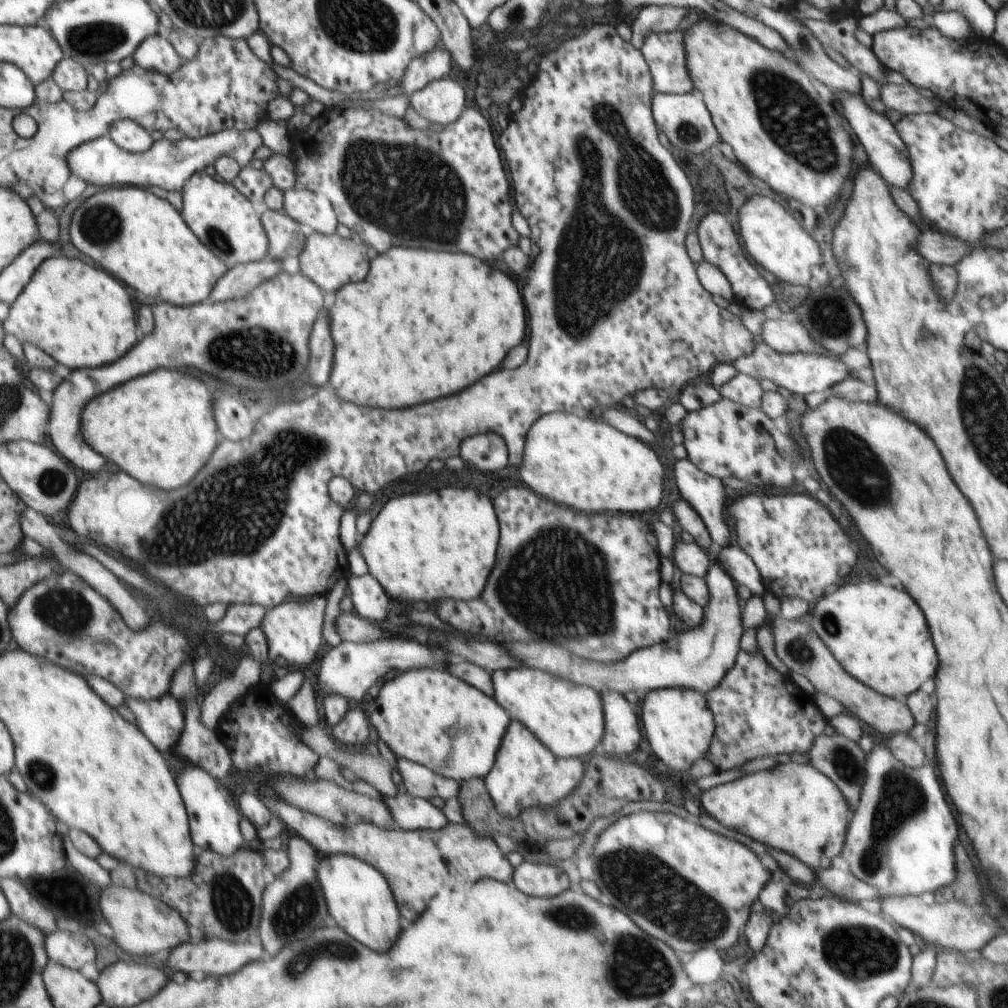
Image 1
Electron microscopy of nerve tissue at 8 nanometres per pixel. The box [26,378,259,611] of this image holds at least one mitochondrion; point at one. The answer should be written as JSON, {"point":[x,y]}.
{"point":[50,482]}

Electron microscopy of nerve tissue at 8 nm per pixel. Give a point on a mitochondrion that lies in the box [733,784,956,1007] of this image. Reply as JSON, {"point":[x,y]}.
{"point":[859,952]}

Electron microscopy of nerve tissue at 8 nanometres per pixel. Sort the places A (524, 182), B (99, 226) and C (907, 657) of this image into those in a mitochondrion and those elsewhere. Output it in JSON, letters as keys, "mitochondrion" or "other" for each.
{"A":"other","B":"mitochondrion","C":"other"}

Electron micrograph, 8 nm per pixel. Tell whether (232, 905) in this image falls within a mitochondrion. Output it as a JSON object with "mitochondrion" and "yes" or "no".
{"mitochondrion":"yes"}

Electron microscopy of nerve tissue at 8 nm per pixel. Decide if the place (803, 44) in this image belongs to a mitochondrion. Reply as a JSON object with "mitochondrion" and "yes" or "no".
{"mitochondrion":"yes"}

